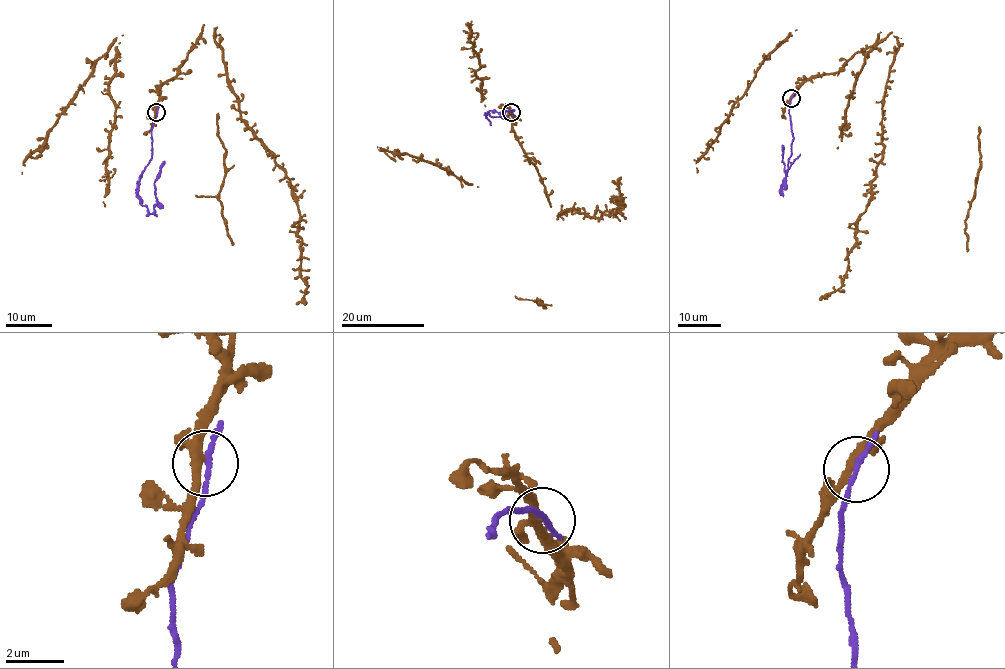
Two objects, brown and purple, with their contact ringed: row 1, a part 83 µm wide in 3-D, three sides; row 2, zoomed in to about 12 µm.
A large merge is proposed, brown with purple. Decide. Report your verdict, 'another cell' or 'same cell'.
another cell

